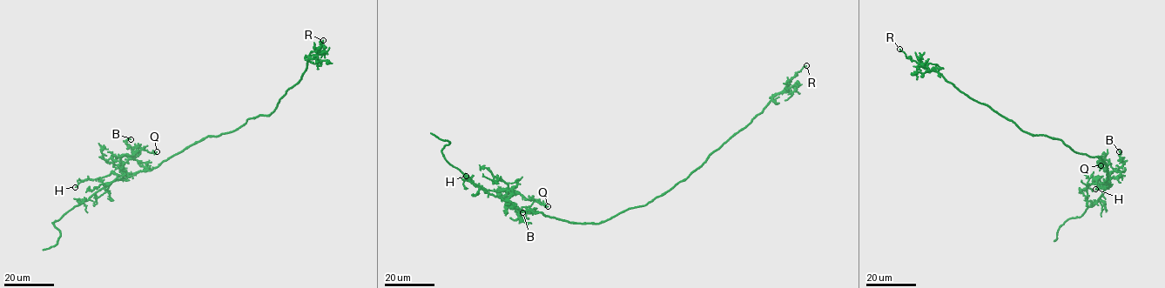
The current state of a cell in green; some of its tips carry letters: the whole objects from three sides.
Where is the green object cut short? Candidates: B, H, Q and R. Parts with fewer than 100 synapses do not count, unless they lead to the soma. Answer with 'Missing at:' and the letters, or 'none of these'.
Missing at: none of these

